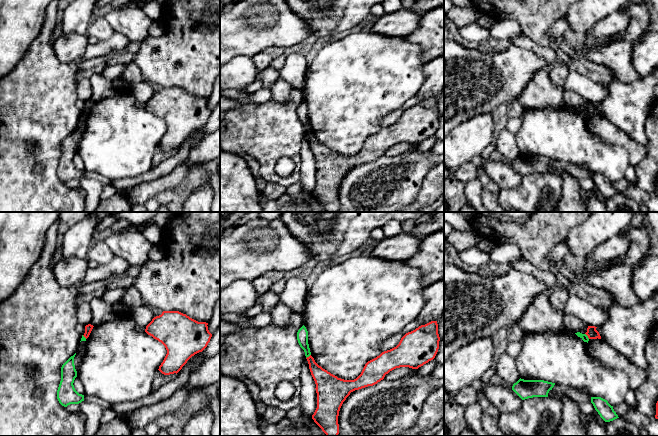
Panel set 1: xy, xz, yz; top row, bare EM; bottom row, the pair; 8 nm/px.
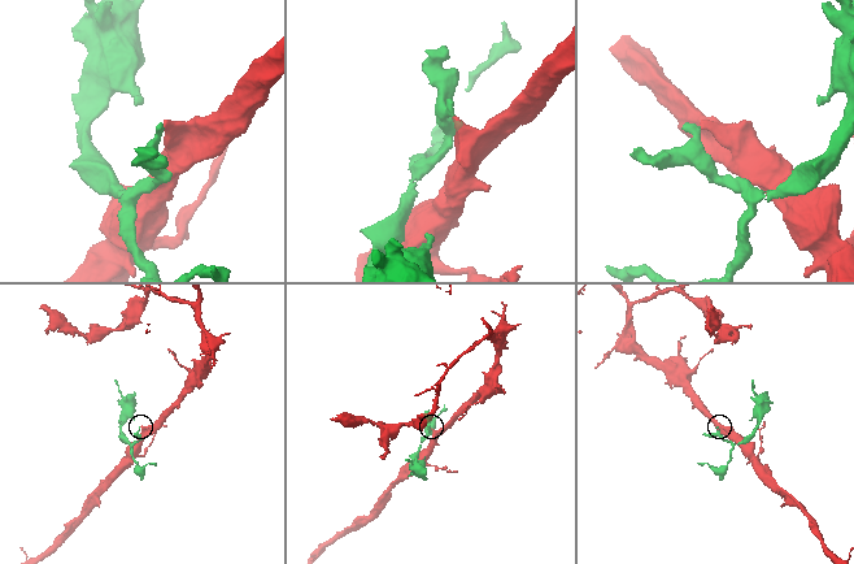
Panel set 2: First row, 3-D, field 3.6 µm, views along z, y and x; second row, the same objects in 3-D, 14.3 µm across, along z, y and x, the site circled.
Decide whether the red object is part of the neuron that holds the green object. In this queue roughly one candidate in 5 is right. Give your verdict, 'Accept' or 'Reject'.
Reject

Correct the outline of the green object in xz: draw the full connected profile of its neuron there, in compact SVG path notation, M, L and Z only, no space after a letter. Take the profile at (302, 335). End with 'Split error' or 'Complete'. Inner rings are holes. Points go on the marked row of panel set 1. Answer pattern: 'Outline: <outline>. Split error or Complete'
Outline: M303 325L297 332L297 340L300 347L304 350L306 358L311 355L309 344L308 344L308 331Z. Complete

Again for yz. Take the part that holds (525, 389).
Outline: M519 379L513 384L512 390L522 399L533 397L548 397L548 393L555 383L544 380L524 380Z. Complete

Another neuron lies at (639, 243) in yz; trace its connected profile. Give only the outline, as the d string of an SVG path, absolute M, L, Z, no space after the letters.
M644 226L631 228L627 232L621 232L629 240L629 249L624 256L624 261L631 267L639 265L648 255L651 247L648 231Z

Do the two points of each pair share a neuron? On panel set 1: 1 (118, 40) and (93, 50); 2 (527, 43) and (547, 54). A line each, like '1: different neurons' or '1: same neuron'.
1: same neuron
2: same neuron

